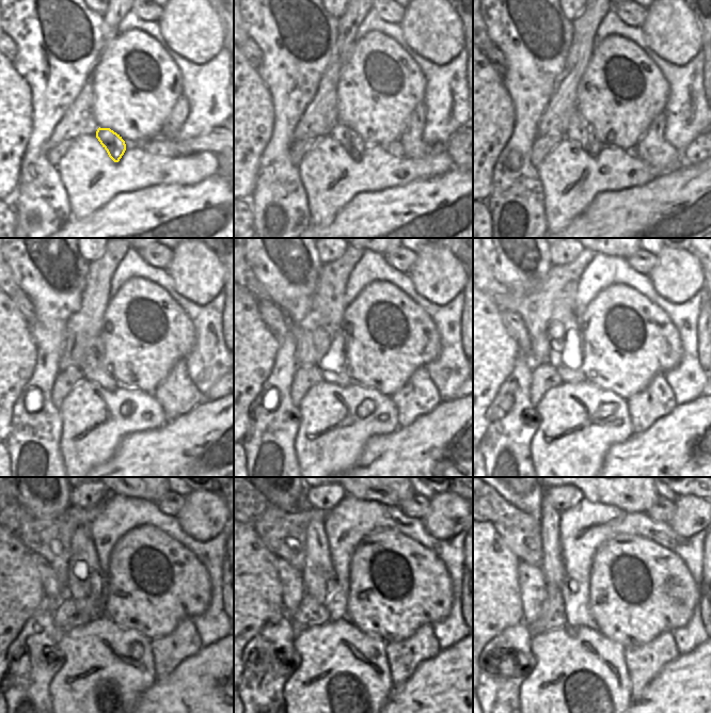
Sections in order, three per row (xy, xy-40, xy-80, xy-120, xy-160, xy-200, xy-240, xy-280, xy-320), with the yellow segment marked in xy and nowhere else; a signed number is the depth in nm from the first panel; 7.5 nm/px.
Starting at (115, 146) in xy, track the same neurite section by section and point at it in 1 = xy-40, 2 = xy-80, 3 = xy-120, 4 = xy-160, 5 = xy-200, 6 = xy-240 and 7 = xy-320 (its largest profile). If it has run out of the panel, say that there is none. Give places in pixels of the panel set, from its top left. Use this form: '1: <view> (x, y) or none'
1: xy-40 (346, 137)
2: xy-80 (578, 130)
3: xy-120 (92, 365)
4: xy-160 (338, 376)
5: xy-200 (563, 319)
6: xy-240 (83, 563)
7: xy-320 (552, 565)

